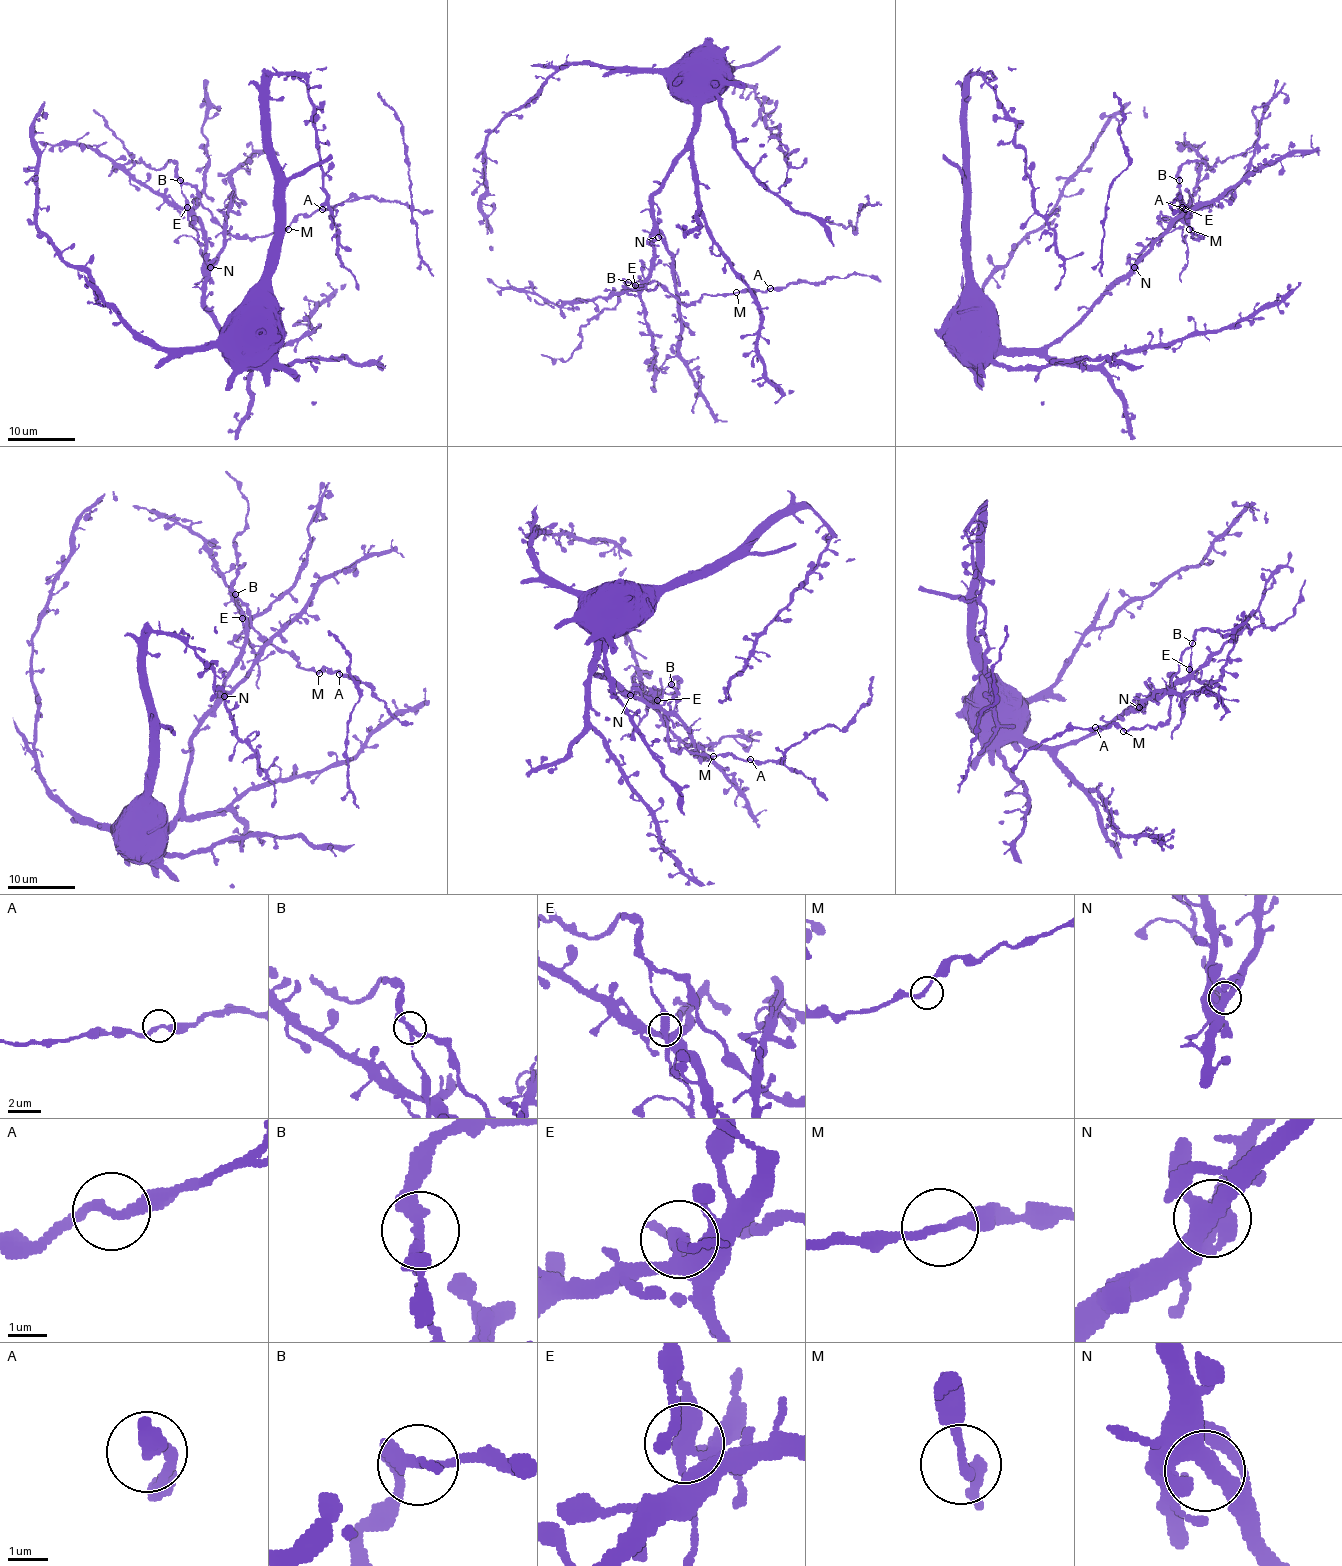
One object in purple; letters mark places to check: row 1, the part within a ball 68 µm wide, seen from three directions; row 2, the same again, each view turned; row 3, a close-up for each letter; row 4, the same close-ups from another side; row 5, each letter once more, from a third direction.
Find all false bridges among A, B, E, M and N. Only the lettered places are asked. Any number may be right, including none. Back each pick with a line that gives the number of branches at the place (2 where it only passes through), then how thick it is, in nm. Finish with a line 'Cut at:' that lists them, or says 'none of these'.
B: branches 3; calibre 220 nm
E: branches 3; calibre 360 nm
Cut at: B, E

